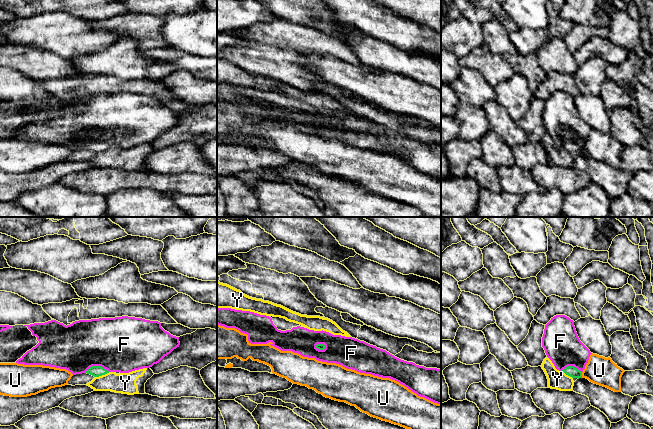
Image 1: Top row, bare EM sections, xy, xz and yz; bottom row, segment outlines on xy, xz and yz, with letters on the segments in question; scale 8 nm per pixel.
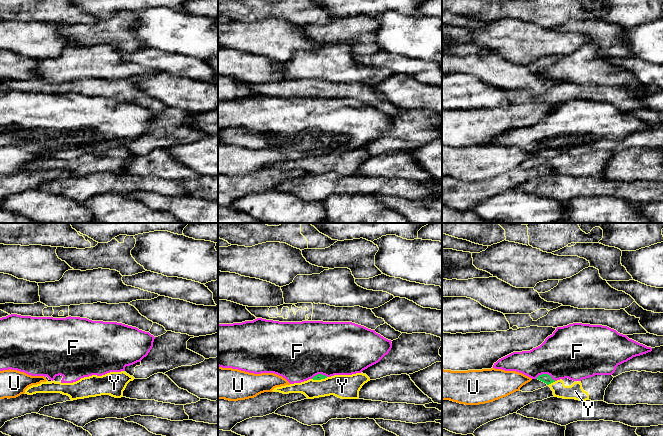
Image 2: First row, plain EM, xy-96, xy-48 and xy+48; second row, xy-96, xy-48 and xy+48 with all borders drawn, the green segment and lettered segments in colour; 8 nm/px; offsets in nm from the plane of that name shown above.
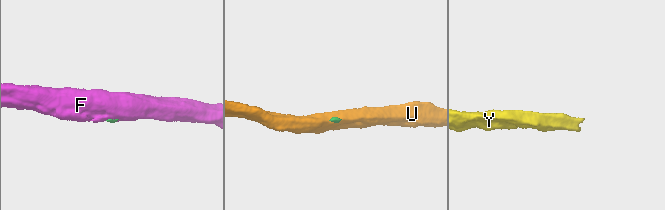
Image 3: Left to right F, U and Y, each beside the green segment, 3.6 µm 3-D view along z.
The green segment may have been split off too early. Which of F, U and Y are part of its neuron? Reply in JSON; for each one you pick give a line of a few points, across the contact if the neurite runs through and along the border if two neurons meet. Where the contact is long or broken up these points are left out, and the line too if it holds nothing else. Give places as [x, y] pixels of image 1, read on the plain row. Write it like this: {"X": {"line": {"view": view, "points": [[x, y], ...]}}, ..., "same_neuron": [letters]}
{"Y": {"line": {"view": "xy", "points": [[96, 147], [102, 150], [109, 157], [125, 159]]}}, "same_neuron": ["Y"]}

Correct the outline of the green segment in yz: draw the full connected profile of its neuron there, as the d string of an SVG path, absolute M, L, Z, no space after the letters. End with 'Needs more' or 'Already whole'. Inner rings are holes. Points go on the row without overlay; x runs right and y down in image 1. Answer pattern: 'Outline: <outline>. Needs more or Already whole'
Outline: M547 133L544 135L542 141L547 155L548 163L560 167L572 167L574 162L574 154L582 154L582 148L574 142L568 142L562 147L555 144L552 137Z. Needs more

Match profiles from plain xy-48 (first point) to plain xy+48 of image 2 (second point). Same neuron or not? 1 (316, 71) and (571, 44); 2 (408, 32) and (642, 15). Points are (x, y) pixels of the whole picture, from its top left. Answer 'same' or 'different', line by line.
1: different
2: different

